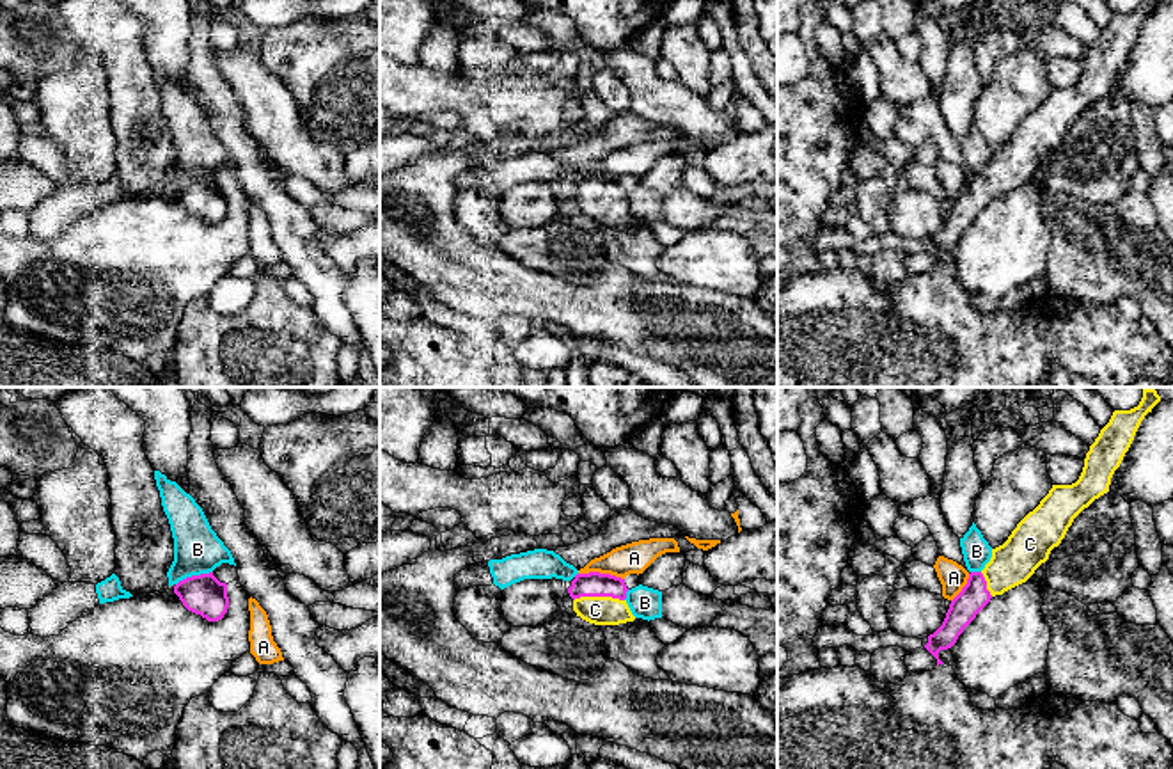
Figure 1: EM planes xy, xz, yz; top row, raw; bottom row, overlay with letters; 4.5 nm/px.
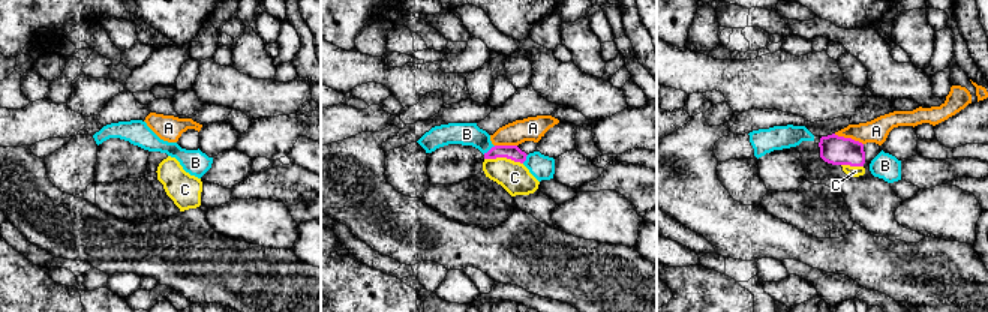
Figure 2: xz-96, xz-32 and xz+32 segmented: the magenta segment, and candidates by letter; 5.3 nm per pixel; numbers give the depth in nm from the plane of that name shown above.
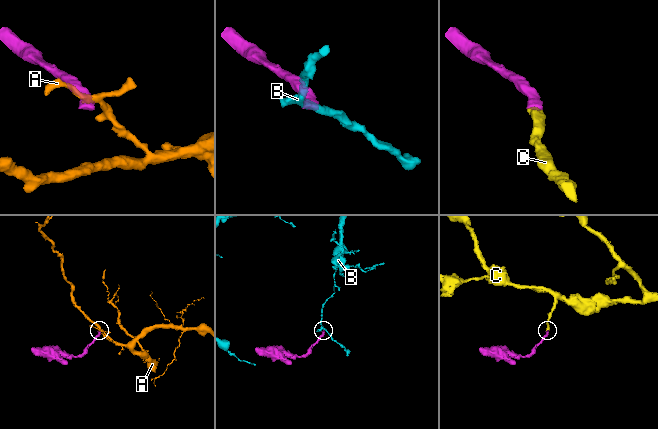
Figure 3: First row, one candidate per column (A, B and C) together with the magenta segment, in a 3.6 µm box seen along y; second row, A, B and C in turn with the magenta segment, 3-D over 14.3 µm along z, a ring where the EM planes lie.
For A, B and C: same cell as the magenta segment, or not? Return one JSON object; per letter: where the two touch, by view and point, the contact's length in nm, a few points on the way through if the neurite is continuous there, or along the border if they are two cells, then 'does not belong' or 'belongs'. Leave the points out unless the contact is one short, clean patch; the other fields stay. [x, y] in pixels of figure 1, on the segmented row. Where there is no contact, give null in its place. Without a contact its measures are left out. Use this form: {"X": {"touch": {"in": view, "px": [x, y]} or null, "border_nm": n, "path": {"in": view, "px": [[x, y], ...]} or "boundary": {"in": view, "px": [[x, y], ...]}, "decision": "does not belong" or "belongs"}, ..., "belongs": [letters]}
{"A": {"touch": {"in": "xz", "px": [602, 574]}, "border_nm": 220, "boundary": {"in": "xz", "px": [[579, 572], [609, 572], [623, 579]]}, "decision": "does not belong"}, "B": {"touch": {"in": "xy", "px": [194, 576]}, "border_nm": 180, "boundary": {"in": "xy", "px": [[212, 570], [187, 576], [176, 585]]}, "decision": "does not belong"}, "C": {"touch": {"in": "xz", "px": [598, 595]}, "border_nm": 240, "path": {"in": "xz", "px": [[584, 585], [598, 595], [595, 610]]}, "decision": "belongs"}, "belongs": ["C"]}

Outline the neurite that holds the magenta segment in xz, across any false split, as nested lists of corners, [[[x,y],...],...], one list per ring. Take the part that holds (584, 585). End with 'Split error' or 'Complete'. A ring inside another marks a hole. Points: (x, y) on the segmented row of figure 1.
[[[600,572],[577,574],[568,588],[577,616],[594,625],[635,620],[625,600],[626,591],[625,579]]]. Split error

